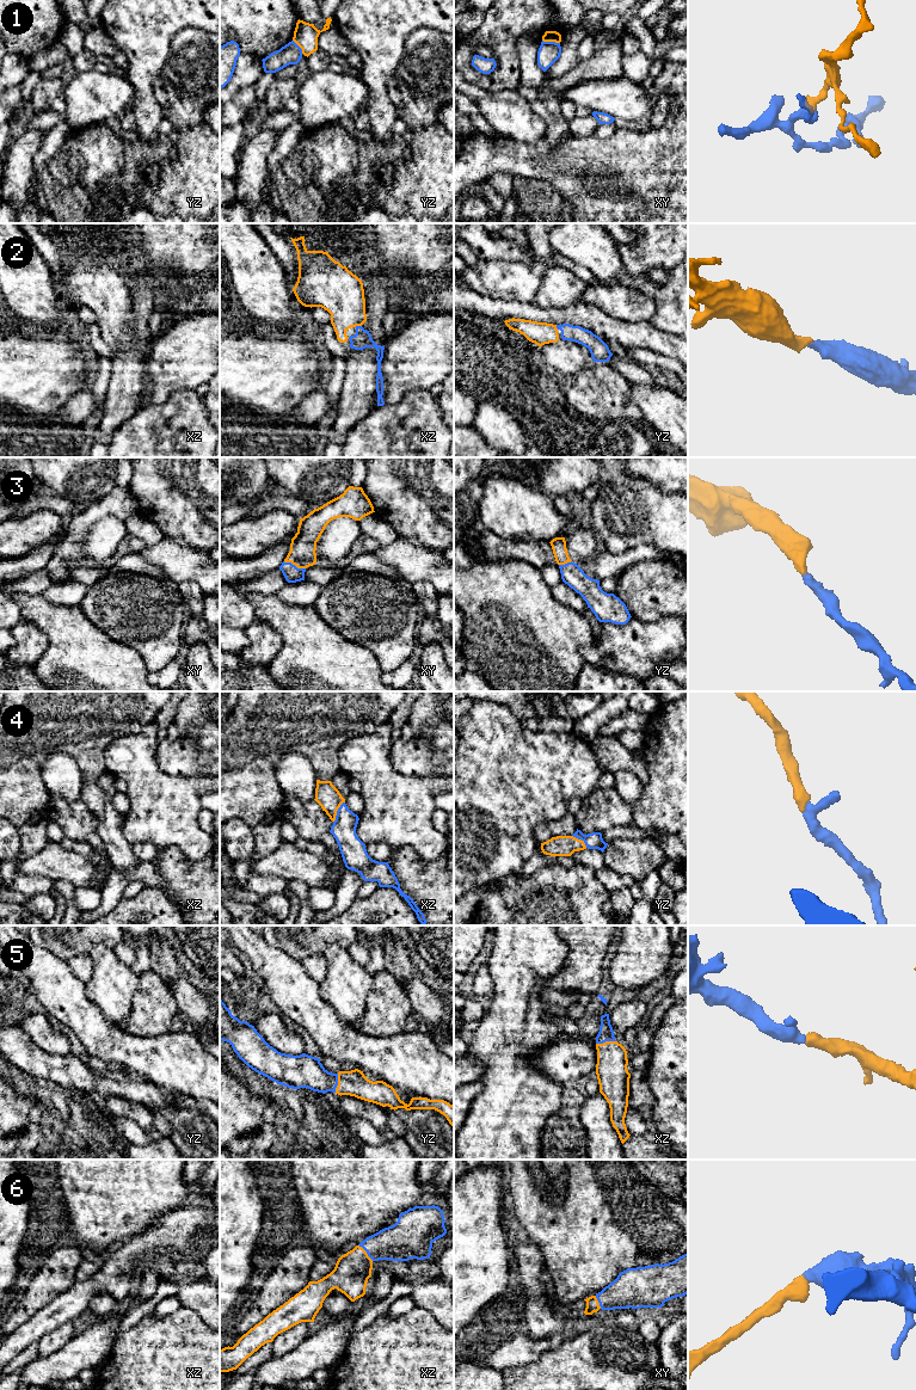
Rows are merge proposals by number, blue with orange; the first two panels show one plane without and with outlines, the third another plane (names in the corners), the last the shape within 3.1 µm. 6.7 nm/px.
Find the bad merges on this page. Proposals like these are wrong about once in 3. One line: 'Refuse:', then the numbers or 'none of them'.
Refuse: 1

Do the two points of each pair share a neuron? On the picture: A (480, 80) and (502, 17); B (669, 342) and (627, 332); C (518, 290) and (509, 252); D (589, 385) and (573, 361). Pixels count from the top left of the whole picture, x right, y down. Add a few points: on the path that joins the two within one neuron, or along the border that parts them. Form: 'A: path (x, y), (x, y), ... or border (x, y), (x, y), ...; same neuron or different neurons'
A: path (498, 71), (502, 67), (502, 35); same neuron
B: path (658, 340), (638, 334); same neuron
C: border (483, 259), (521, 259), (530, 263); different neurons
D: border (594, 362), (577, 370), (567, 380); different neurons

